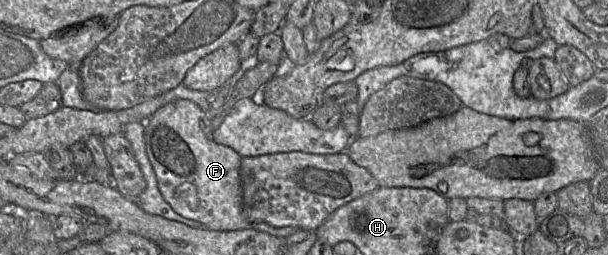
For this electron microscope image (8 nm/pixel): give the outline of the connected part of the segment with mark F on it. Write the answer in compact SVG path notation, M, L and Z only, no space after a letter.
M187 99L174 100L159 108L144 124L145 147L164 200L184 218L200 222L214 231L235 231L250 228L243 215L240 163L242 157L230 147L217 144L212 138L212 124L204 110Z

